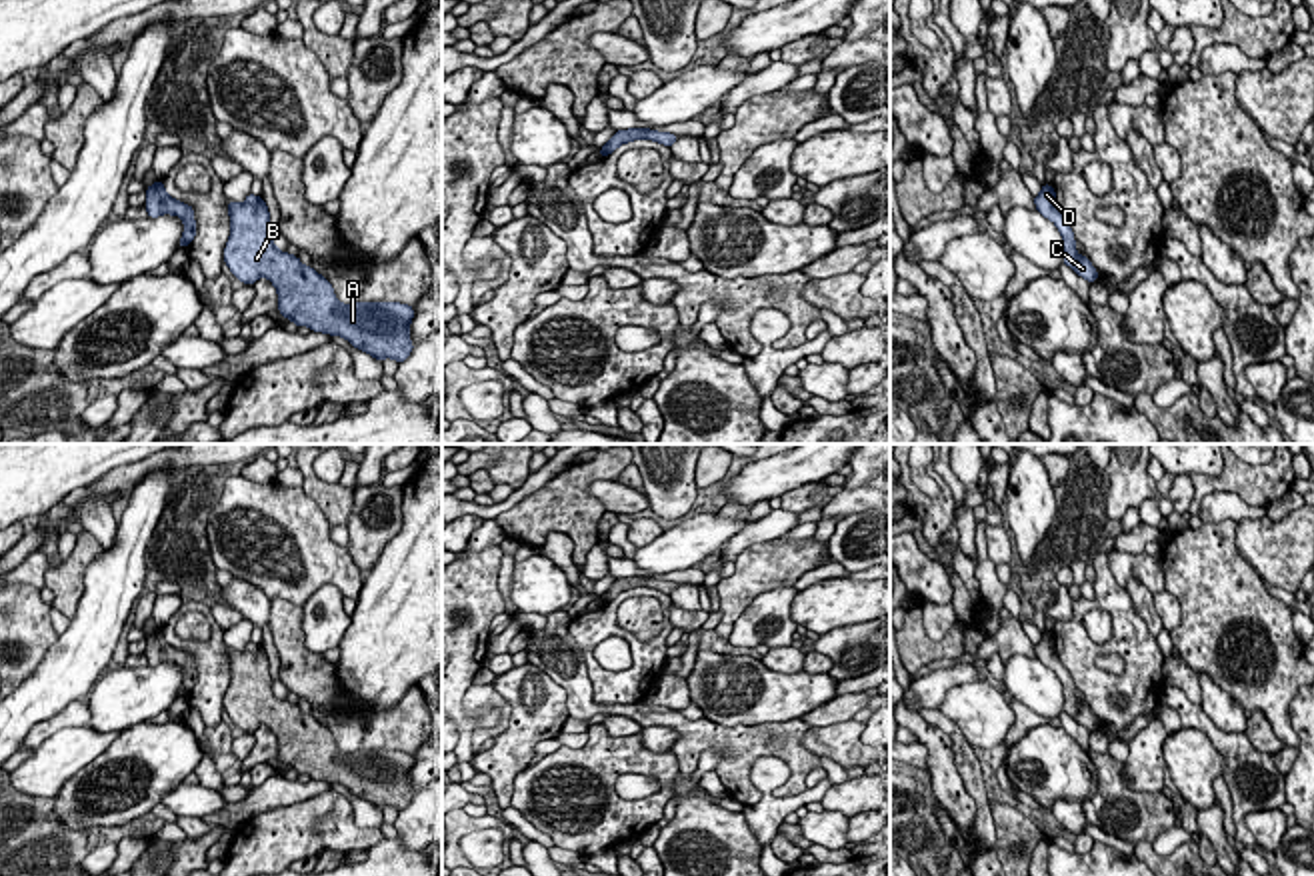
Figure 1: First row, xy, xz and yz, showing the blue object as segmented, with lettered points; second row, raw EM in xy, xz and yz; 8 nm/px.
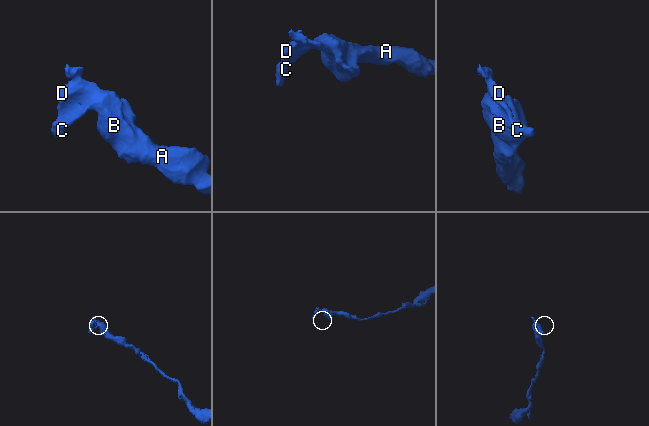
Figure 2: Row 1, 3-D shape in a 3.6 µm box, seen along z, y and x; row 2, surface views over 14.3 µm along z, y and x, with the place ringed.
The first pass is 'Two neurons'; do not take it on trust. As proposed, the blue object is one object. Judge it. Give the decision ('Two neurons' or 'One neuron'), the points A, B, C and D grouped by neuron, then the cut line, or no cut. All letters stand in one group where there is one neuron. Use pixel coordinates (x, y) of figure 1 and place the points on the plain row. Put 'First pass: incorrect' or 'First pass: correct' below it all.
One neuron. Groups: A B C D. No split
First pass: incorrect

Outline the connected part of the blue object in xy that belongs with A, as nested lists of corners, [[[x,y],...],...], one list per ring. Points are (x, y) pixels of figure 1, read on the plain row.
[[[248,642],[242,652],[228,648],[230,686],[224,696],[224,710],[234,726],[254,734],[258,726],[268,726],[278,740],[278,760],[296,774],[346,786],[354,796],[368,800],[376,808],[394,806],[404,810],[414,792],[410,790],[410,770],[414,754],[400,750],[358,750],[340,752],[332,732],[312,714],[304,714],[298,704],[280,700],[274,694],[268,654],[260,644]]]

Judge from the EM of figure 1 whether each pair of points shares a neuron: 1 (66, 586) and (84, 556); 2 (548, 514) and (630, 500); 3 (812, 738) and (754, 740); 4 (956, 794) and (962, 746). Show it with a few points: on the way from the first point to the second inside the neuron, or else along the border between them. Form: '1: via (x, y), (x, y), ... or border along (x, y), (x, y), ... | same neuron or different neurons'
1: via (68, 578), (76, 564) | same neuron
2: border along (596, 478), (588, 492), (606, 510) | different neurons
3: border along (810, 726), (802, 744), (818, 758) | different neurons
4: border along (940, 730), (974, 818) | different neurons

